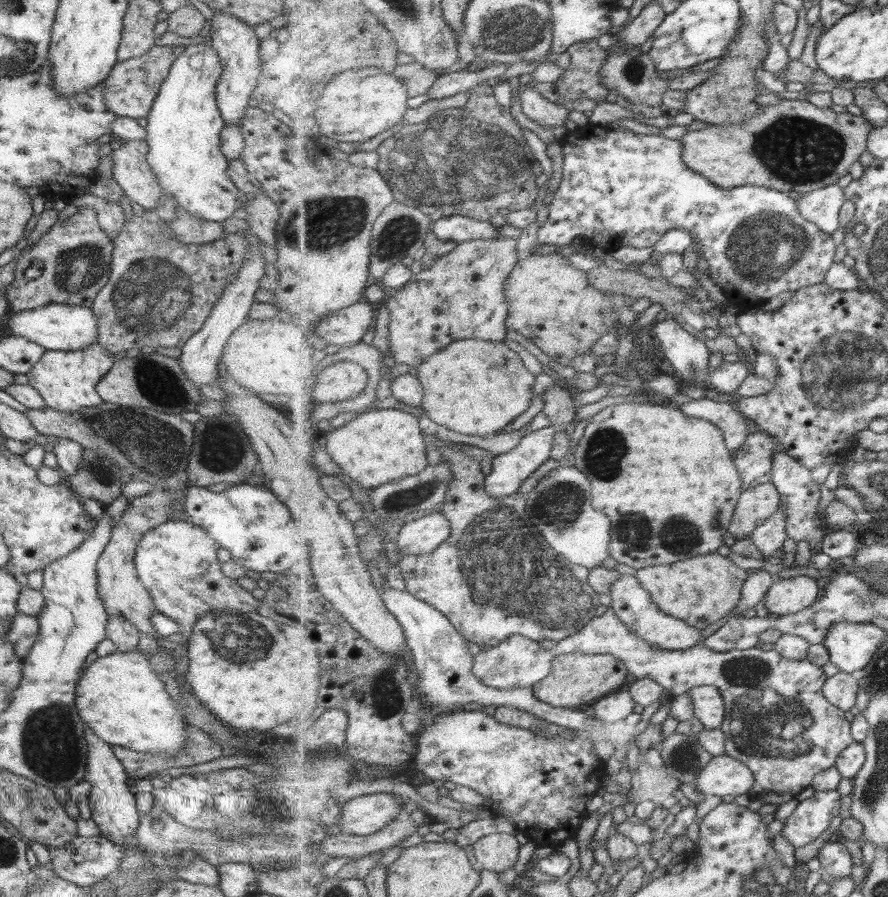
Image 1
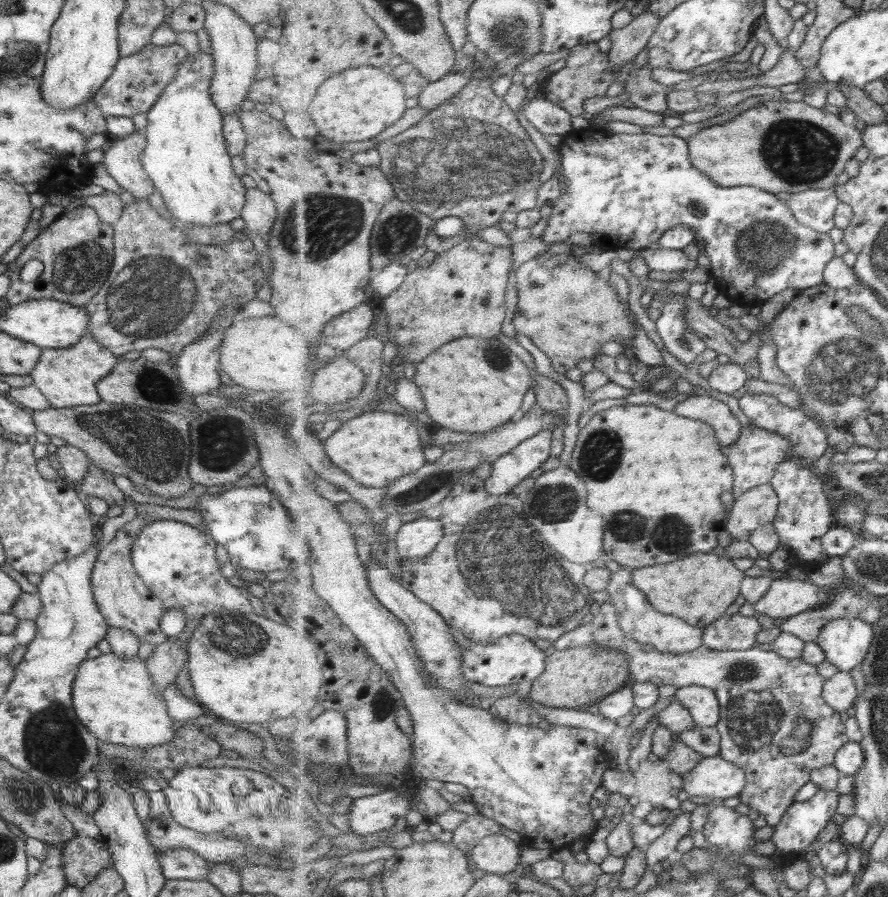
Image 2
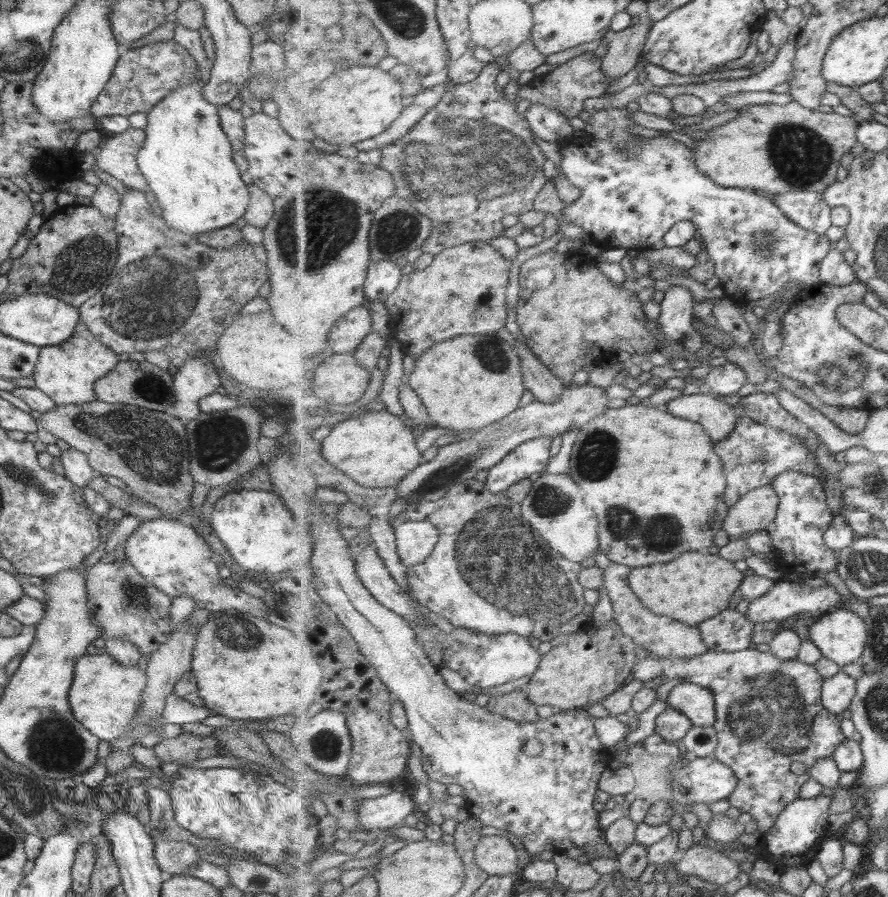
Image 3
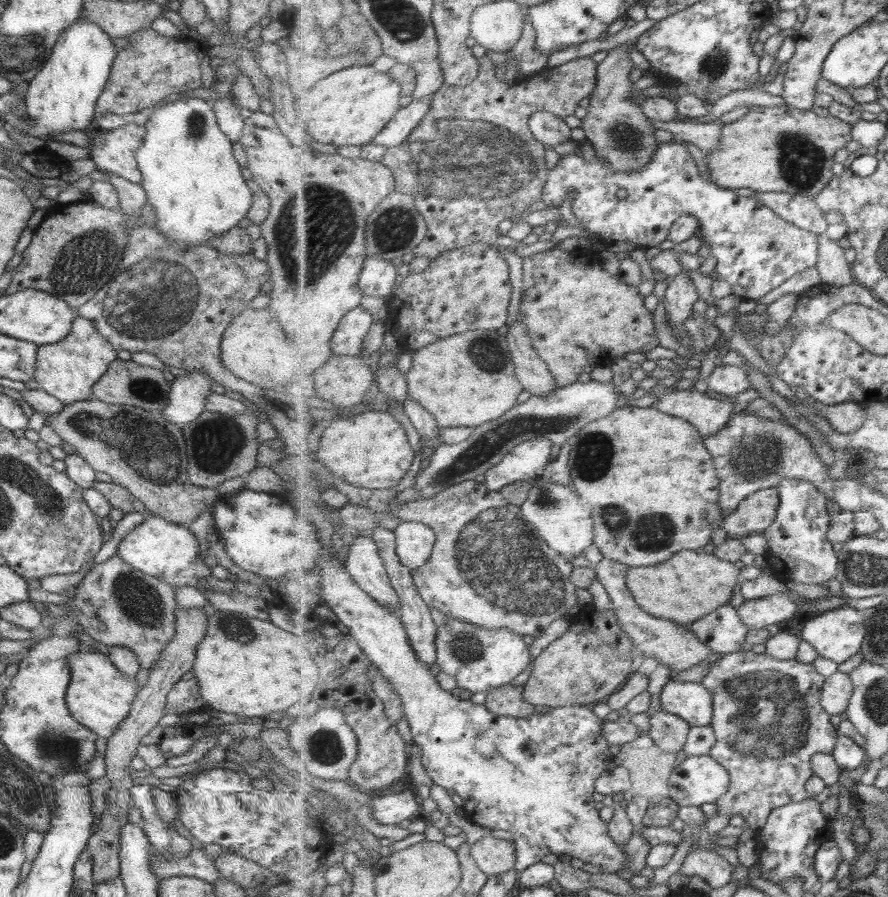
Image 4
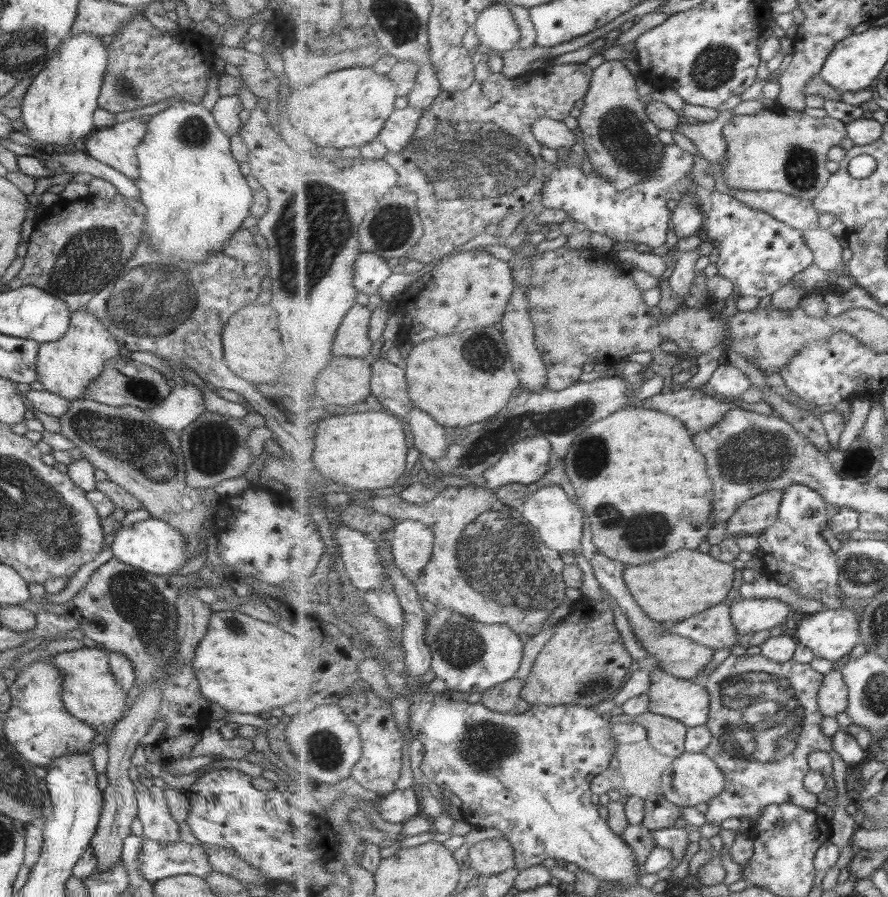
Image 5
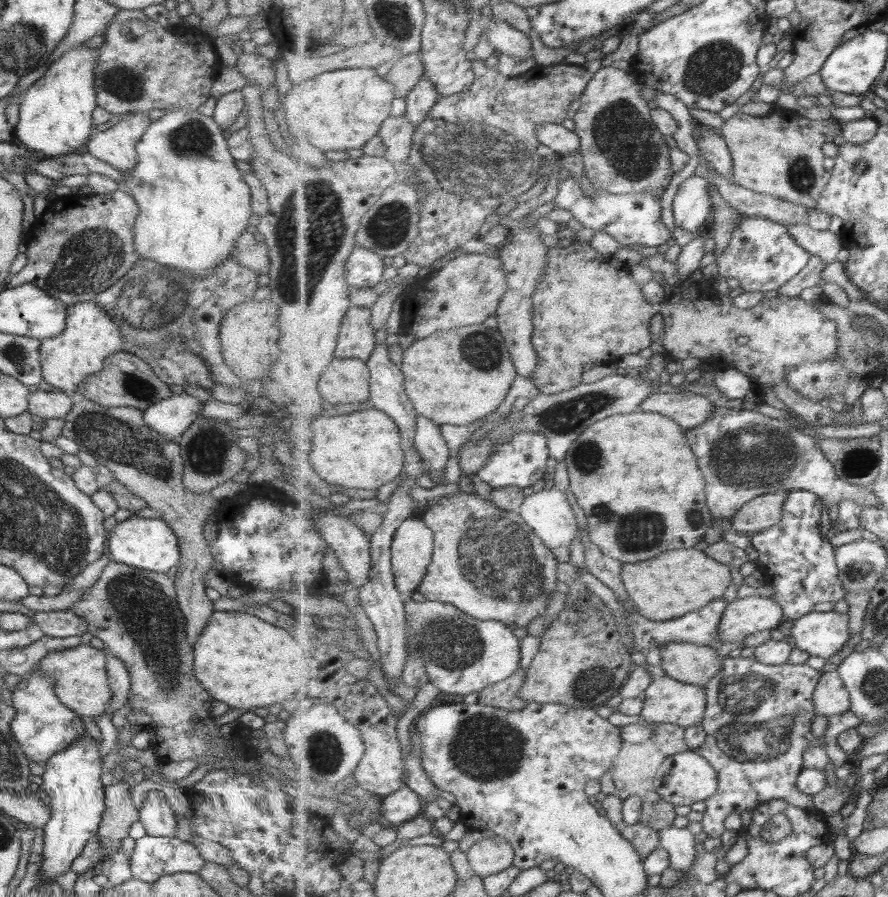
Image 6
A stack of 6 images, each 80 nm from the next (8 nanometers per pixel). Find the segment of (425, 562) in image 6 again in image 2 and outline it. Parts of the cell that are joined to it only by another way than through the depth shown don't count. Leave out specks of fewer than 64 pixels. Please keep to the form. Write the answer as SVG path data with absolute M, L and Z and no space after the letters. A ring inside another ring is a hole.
M423 516L401 524L397 532L396 550L402 562L415 561L429 556L444 536L442 520Z

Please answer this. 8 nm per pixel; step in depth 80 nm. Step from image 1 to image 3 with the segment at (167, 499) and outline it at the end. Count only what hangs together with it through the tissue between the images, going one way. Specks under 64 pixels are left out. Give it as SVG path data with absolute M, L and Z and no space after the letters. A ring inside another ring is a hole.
M122 544L102 555L96 564L84 572L84 576L87 614L99 628L99 636L103 639L128 640L138 648L140 654L150 658L150 654L165 643L172 632L169 616L172 598L151 582L143 580L135 568L127 563Z

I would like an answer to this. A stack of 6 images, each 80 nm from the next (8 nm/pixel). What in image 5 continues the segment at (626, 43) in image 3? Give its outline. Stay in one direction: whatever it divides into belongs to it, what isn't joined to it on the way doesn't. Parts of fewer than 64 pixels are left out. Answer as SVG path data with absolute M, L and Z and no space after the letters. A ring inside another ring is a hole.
M622 60L604 61L594 69L591 88L577 118L594 174L608 178L619 191L654 174L666 154L667 146L659 140L660 128L650 119L646 104L639 100L635 81Z

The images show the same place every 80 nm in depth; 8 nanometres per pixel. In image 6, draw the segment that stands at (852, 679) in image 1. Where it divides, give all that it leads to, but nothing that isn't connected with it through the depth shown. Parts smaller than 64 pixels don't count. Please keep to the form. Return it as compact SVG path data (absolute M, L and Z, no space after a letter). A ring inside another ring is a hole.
M838 671L822 674L813 701L817 714L826 718L851 711L851 695Z

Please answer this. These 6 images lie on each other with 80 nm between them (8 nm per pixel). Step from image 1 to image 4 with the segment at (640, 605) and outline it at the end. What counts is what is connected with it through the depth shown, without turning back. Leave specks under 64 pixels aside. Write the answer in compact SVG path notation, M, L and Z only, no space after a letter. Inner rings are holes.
M604 557L594 567L599 581L604 584L607 592L610 593L613 610L616 612L622 629L634 641L639 653L643 653L645 656L652 657L659 663L666 665L673 674L691 670L693 666L697 666L699 662L703 662L711 656L713 653L712 648L699 640L699 637L687 625L678 623L675 620L655 617L639 606L626 583L627 574L630 571L627 564Z

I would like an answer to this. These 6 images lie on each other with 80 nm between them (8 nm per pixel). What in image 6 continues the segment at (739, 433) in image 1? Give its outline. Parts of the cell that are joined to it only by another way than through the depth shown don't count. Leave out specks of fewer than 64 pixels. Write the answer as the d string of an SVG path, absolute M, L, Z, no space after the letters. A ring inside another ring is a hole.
M678 388L670 393L655 391L641 403L640 410L670 416L688 431L709 422L715 407L707 396Z

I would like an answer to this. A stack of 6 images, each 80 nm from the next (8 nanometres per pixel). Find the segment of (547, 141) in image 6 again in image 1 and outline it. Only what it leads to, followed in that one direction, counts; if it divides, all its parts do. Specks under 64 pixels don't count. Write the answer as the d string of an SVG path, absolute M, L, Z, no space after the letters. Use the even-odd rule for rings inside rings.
M521 86L520 93L522 112L529 119L543 127L565 126L570 111L567 107L544 98L536 86L532 88L531 86Z

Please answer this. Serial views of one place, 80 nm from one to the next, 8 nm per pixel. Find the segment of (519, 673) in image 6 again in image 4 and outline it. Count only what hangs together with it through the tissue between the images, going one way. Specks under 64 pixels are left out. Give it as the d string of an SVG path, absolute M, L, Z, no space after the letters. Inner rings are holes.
M503 685L491 689L483 704L491 712L501 716L528 719L537 712L537 708L525 699L524 685Z

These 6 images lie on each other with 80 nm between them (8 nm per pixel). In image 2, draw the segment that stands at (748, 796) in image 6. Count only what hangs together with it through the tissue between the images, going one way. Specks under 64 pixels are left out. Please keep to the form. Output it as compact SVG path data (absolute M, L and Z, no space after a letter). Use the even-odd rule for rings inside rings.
M611 600L600 604L590 623L569 631L559 644L563 649L591 645L613 647L626 654L630 658L630 672L636 682L652 682L657 686L670 684L678 689L697 685L719 692L723 704L723 716L716 724L722 736L719 755L746 772L747 786L737 797L741 803L765 816L770 826L779 824L787 809L797 800L798 792L812 781L811 771L833 765L842 746L851 741L846 733L846 722L841 720L841 714L827 704L822 695L826 679L819 674L817 665L809 664L802 658L789 660L773 650L754 647L730 651L713 650L705 644L693 652L665 653L655 648L644 652L641 650L641 642L627 636L619 626L617 609Z

